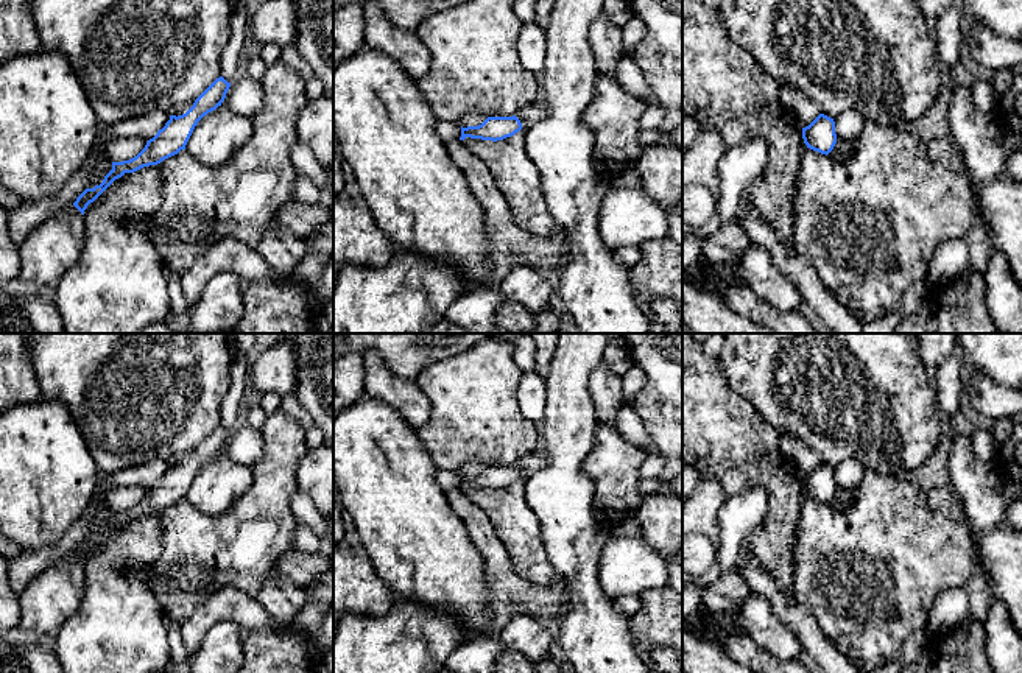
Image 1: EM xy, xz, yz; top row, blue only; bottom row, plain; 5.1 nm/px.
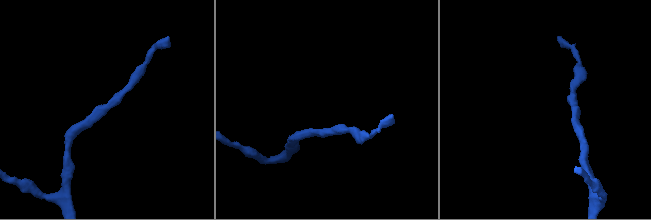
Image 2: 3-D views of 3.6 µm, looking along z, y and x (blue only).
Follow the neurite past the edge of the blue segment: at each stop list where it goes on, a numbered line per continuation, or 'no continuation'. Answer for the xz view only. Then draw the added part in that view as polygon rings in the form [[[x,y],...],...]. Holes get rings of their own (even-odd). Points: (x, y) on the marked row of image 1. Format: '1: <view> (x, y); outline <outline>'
no continuation

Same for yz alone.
no continuation

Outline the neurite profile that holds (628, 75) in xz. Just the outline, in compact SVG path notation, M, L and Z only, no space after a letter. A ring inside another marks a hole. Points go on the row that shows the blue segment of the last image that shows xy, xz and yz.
M629 55L620 59L615 79L626 92L647 104L647 111L639 122L640 129L659 129L664 122L664 111L653 98L651 89Z

